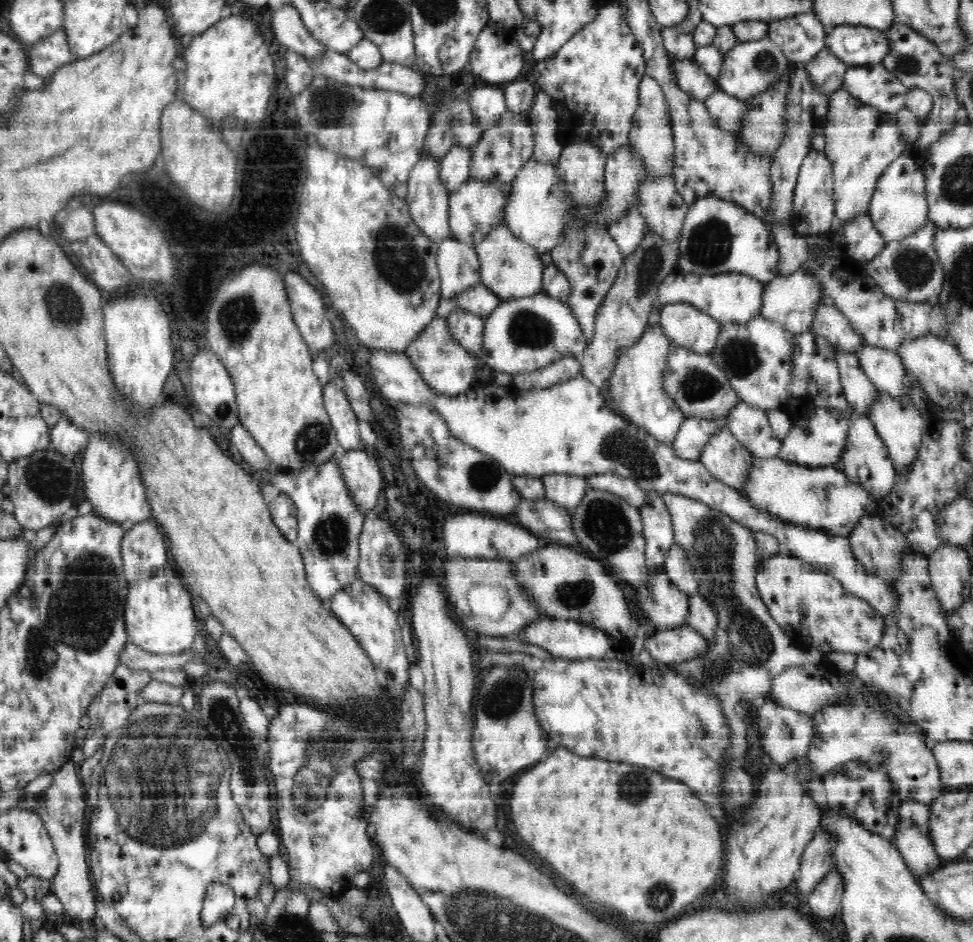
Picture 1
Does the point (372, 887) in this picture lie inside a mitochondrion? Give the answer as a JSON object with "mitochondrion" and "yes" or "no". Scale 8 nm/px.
{"mitochondrion":"no"}

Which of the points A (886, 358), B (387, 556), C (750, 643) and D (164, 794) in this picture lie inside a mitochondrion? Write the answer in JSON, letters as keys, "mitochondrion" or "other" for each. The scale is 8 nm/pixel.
{"A":"other","B":"mitochondrion","C":"mitochondrion","D":"mitochondrion"}

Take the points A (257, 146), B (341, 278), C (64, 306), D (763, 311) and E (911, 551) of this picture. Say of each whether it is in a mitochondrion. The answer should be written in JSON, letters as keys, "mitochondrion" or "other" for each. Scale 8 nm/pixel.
{"A":"other","B":"other","C":"mitochondrion","D":"other","E":"other"}

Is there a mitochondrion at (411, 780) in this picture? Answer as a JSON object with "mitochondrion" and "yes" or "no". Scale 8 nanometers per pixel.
{"mitochondrion":"no"}

